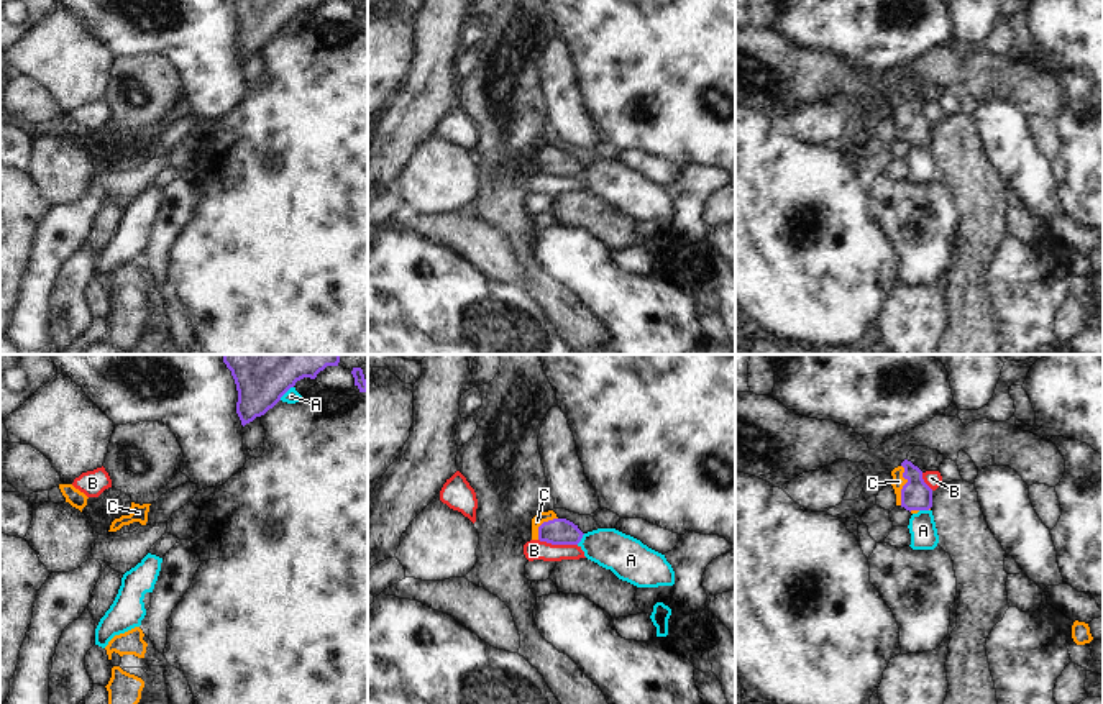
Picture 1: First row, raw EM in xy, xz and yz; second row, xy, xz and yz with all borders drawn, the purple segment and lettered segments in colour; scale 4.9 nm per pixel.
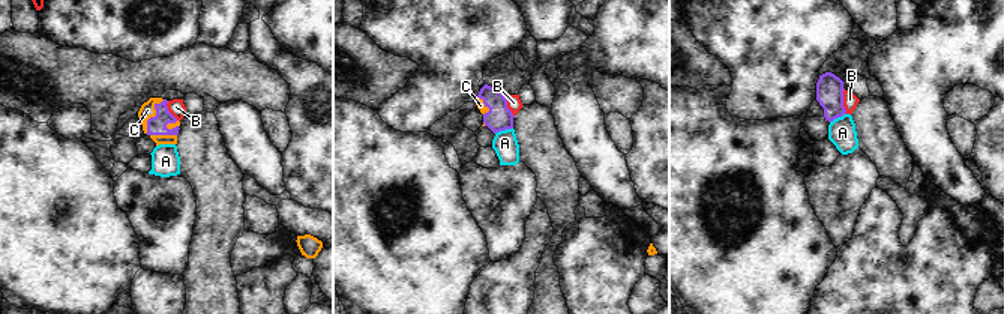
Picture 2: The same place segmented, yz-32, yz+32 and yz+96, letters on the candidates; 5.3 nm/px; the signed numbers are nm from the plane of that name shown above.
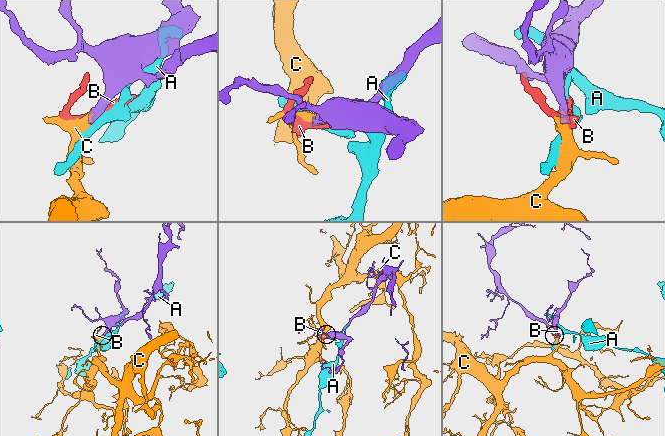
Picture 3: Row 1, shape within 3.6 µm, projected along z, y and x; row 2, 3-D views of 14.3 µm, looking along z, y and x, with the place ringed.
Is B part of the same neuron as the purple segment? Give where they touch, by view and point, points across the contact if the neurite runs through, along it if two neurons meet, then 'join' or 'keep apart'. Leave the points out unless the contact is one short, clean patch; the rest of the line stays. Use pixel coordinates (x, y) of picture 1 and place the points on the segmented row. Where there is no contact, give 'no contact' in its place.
contact xz (558, 544); border xz (539, 539), (549, 544), (576, 545); keep apart

